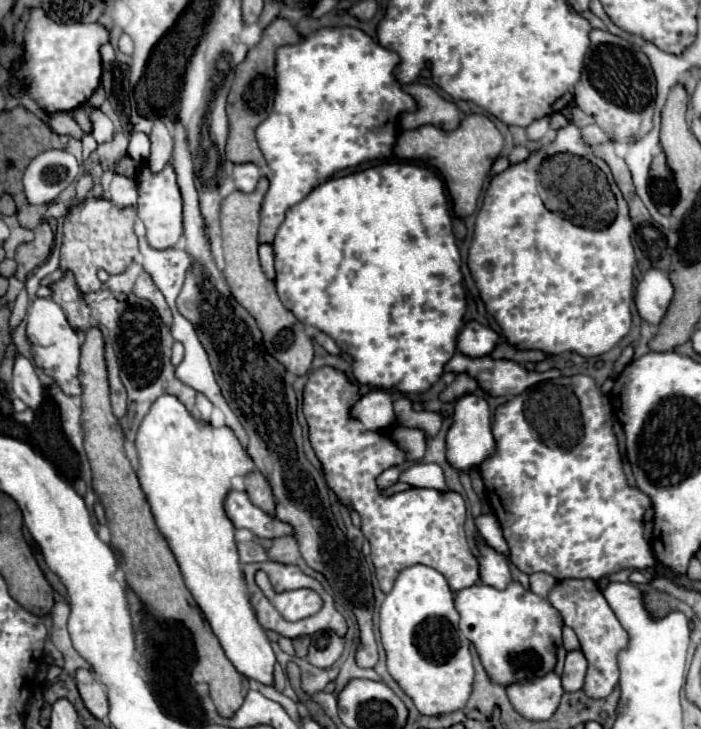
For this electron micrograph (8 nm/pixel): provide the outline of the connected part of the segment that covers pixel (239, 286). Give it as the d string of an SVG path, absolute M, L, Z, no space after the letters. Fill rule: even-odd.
M262 177L256 191L242 193L234 191L222 201L220 225L224 241L224 277L232 289L234 299L256 319L268 353L278 359L290 373L304 375L310 371L314 359L312 339L304 333L304 325L280 303L274 281L268 279L258 261L258 227L260 227L260 207L268 191L268 179Z

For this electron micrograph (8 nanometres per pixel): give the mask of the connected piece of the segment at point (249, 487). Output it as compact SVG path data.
M252 471L246 475L246 493L250 495L254 505L274 515L274 497L272 497L268 481L264 479L264 475L260 475L260 471Z

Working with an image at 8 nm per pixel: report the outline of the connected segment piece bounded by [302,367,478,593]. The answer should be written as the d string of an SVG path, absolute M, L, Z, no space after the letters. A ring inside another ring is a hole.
M320 367L308 377L302 411L328 489L334 491L338 503L354 509L362 519L362 533L372 545L372 563L380 589L390 593L400 571L416 563L440 571L454 593L474 585L478 581L478 561L468 549L464 499L454 491L438 493L434 489L408 489L396 495L384 495L376 485L376 477L388 467L402 465L406 453L390 437L392 429L368 431L360 427L360 421L350 413L360 397L358 383L344 371Z

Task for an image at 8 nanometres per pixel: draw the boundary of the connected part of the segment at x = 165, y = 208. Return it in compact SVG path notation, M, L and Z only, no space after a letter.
M164 167L160 173L140 169L138 177L138 217L146 225L146 237L150 247L164 251L174 247L182 237L182 199L176 185L176 173L172 167Z

